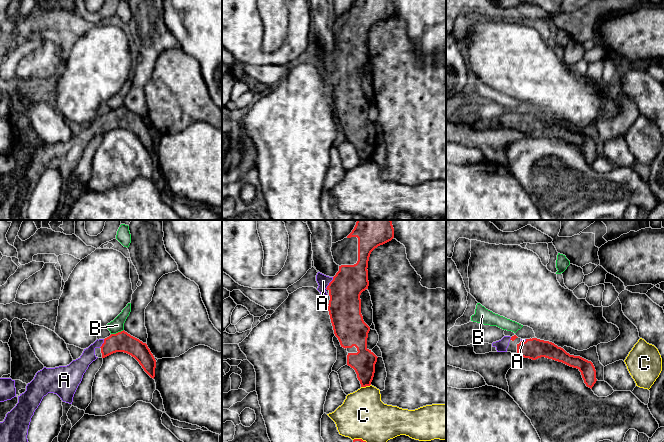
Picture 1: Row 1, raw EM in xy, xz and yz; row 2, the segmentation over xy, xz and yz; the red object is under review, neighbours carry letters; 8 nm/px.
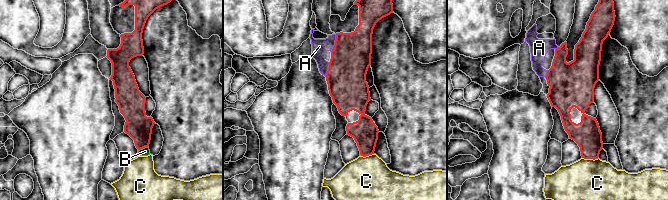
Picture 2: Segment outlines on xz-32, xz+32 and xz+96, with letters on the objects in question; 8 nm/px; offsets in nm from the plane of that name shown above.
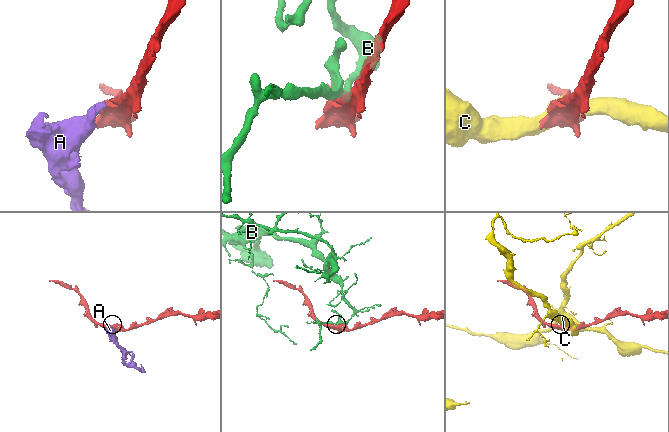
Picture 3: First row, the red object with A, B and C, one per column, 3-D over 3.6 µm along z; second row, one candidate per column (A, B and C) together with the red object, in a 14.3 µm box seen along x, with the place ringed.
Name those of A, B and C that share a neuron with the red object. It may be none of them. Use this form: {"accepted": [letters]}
{"accepted": ["A"]}

